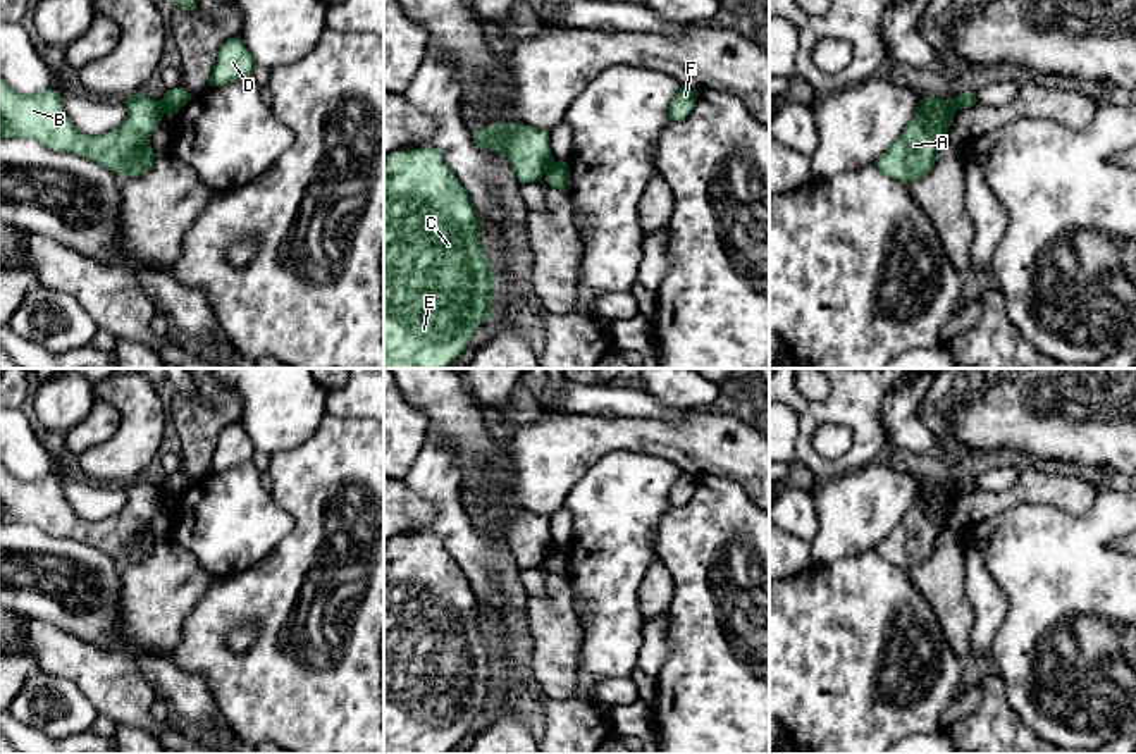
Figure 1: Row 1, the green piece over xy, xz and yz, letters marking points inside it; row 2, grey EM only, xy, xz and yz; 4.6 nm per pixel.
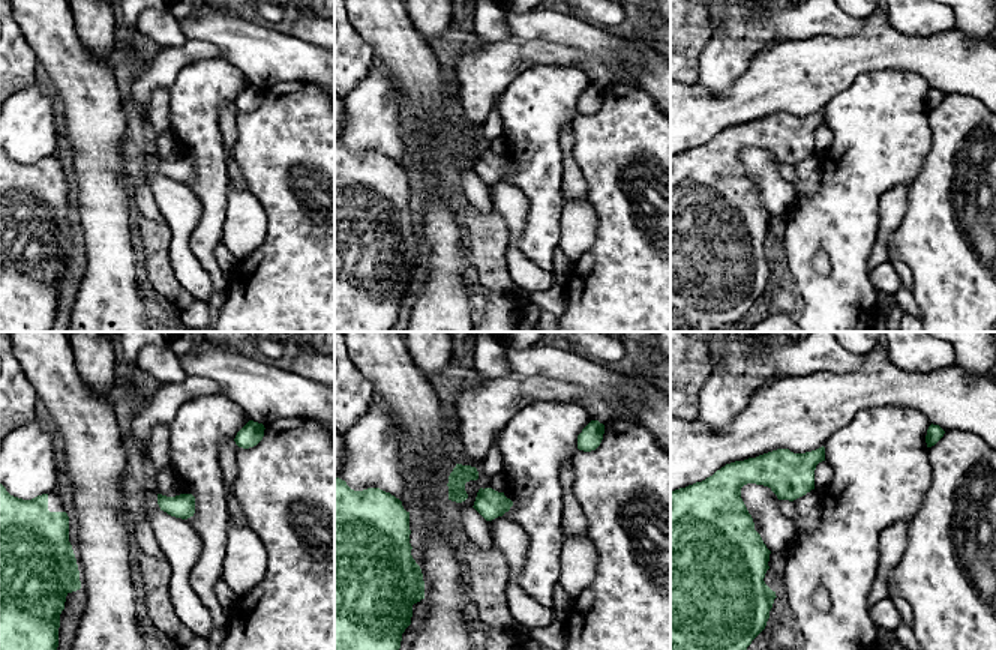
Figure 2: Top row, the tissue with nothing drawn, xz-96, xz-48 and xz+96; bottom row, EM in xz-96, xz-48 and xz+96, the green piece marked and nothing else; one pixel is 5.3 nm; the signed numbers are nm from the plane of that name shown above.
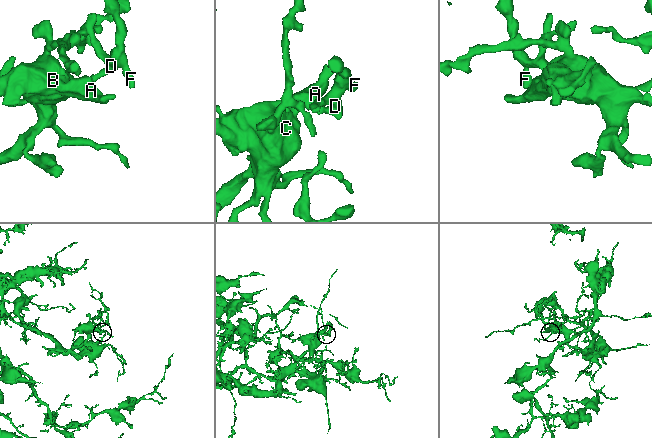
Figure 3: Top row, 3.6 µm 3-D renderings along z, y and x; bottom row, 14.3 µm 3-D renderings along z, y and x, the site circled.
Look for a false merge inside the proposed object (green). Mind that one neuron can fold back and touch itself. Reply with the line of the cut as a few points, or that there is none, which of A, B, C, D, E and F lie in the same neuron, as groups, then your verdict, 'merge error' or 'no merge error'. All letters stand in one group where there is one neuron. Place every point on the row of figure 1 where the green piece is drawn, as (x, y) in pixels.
cut in xy along (159, 100), (166, 112); A B C E / D F; merge error

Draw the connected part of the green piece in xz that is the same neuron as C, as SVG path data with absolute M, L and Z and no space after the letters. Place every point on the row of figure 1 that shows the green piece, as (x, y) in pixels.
M401 150L384 158L384 368L448 368L475 329L492 318L497 282L480 246L480 226L468 191L439 150Z

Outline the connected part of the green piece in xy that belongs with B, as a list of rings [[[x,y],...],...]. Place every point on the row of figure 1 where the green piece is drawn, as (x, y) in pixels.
[[[0,77],[0,138],[31,138],[48,150],[90,158],[119,177],[145,176],[157,158],[150,138],[165,112],[160,100],[143,93],[126,100],[122,124],[91,136],[67,117],[57,90],[19,95]]]

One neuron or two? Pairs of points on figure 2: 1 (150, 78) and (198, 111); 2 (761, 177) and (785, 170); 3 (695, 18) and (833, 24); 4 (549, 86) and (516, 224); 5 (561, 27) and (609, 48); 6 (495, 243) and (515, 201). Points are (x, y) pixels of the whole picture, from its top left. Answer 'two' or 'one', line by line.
1: two
2: two
3: two
4: two
5: one
6: two

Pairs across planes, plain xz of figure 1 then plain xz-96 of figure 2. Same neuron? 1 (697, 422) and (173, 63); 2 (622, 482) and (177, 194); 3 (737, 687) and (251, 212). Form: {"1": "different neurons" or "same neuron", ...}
{"1": "same neuron", "2": "different neurons", "3": "different neurons"}

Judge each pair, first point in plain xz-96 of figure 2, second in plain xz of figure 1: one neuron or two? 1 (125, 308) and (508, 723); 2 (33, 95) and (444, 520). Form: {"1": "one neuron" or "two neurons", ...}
{"1": "one neuron", "2": "one neuron"}

